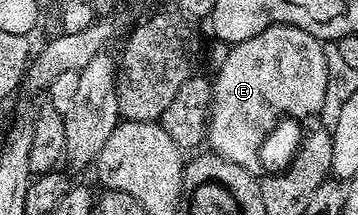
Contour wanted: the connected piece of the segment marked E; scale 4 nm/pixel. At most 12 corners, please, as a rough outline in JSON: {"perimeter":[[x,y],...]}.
{"perimeter":[[275,23],[212,80],[212,154],[260,176],[284,115],[316,116],[325,43]]}

